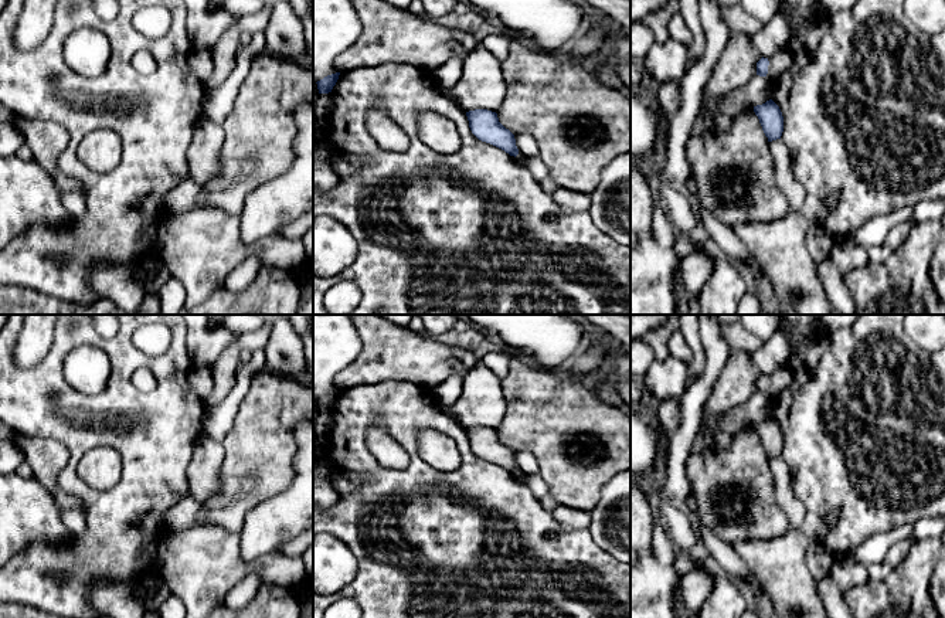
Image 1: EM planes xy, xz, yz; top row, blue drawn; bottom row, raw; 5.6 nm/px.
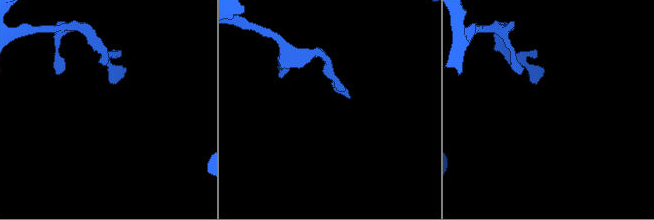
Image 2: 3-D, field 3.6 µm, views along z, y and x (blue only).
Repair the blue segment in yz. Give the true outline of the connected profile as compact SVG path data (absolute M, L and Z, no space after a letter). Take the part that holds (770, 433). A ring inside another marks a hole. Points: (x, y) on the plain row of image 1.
M772 418L754 424L768 459L781 456L783 449L783 434L779 424Z

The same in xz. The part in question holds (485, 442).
M475 427L466 429L472 451L482 459L490 461L510 473L517 473L514 452L506 446L497 435L496 429L487 427Z

